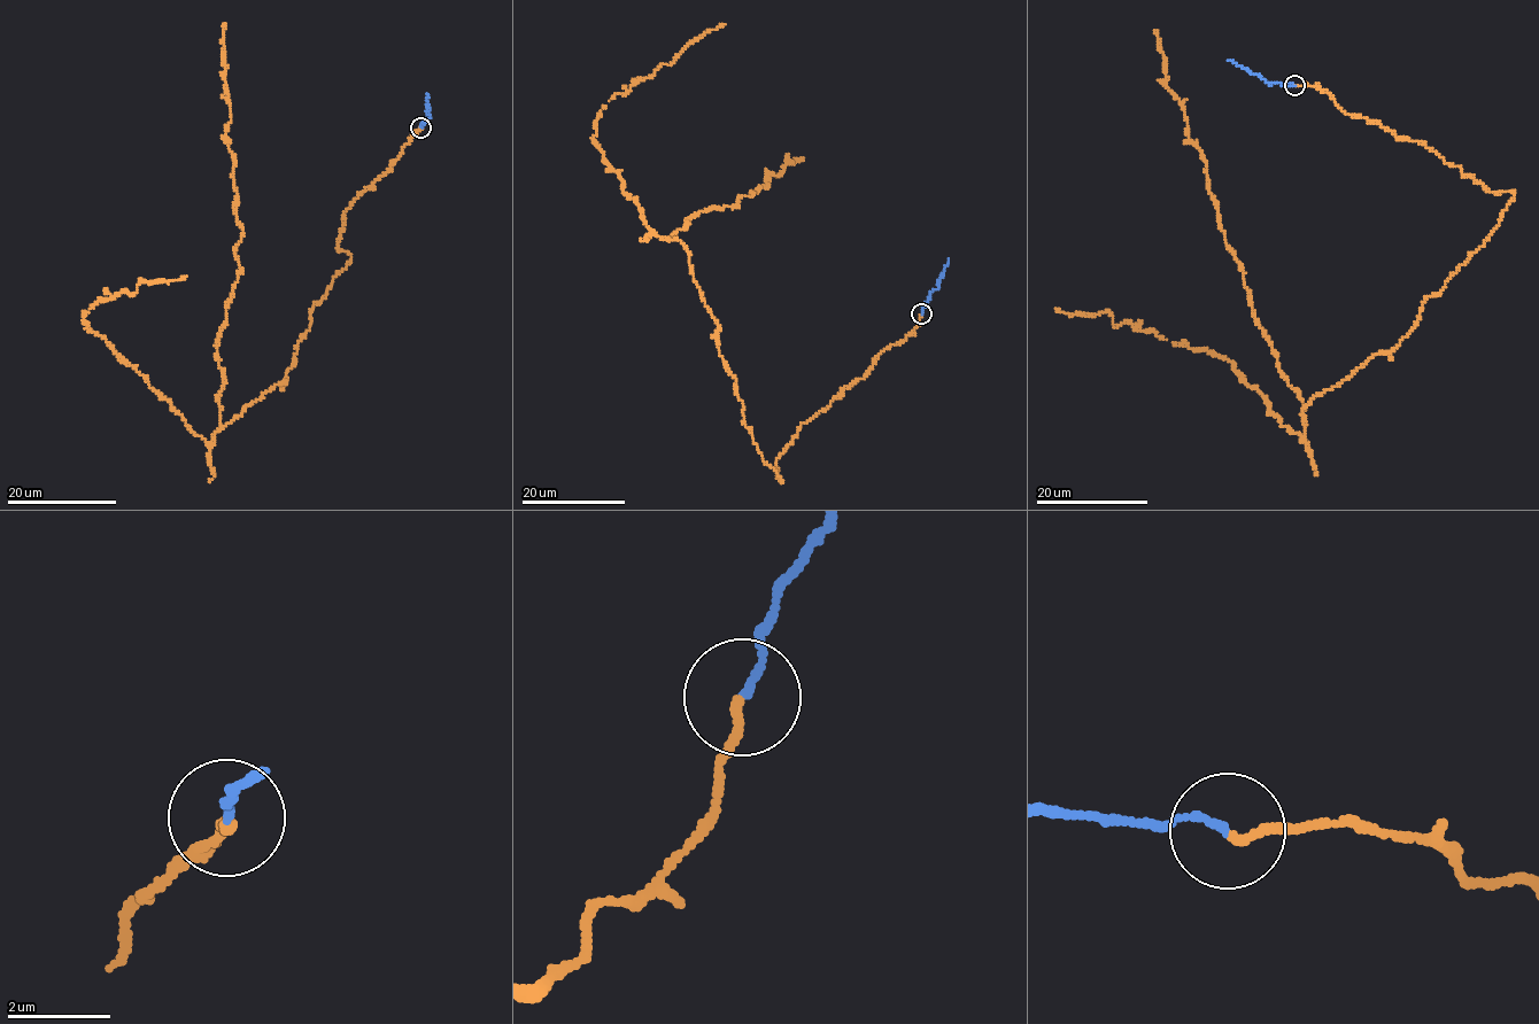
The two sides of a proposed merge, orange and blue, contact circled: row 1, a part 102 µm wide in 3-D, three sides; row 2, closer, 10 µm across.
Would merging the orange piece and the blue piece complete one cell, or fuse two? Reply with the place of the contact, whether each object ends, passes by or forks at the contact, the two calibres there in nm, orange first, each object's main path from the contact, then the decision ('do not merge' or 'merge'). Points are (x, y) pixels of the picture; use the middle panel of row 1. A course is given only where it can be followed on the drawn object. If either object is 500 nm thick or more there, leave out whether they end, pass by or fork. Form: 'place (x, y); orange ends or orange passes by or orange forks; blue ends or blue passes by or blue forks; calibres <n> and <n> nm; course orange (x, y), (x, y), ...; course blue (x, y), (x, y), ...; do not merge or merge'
place (921, 313); orange ends; blue ends; calibres 150 and 140 nm; course orange (921, 313), (799, 426), (775, 462), (781, 481), (744, 424), (688, 249), (666, 238), (803, 158); course blue (921, 313), (923, 302), (937, 287), (949, 258); merge

